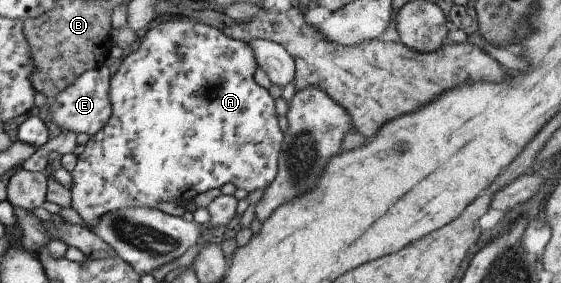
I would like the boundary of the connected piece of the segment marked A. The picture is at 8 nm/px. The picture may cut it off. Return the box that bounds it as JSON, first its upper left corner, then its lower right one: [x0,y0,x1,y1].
[70,16,283,227]

